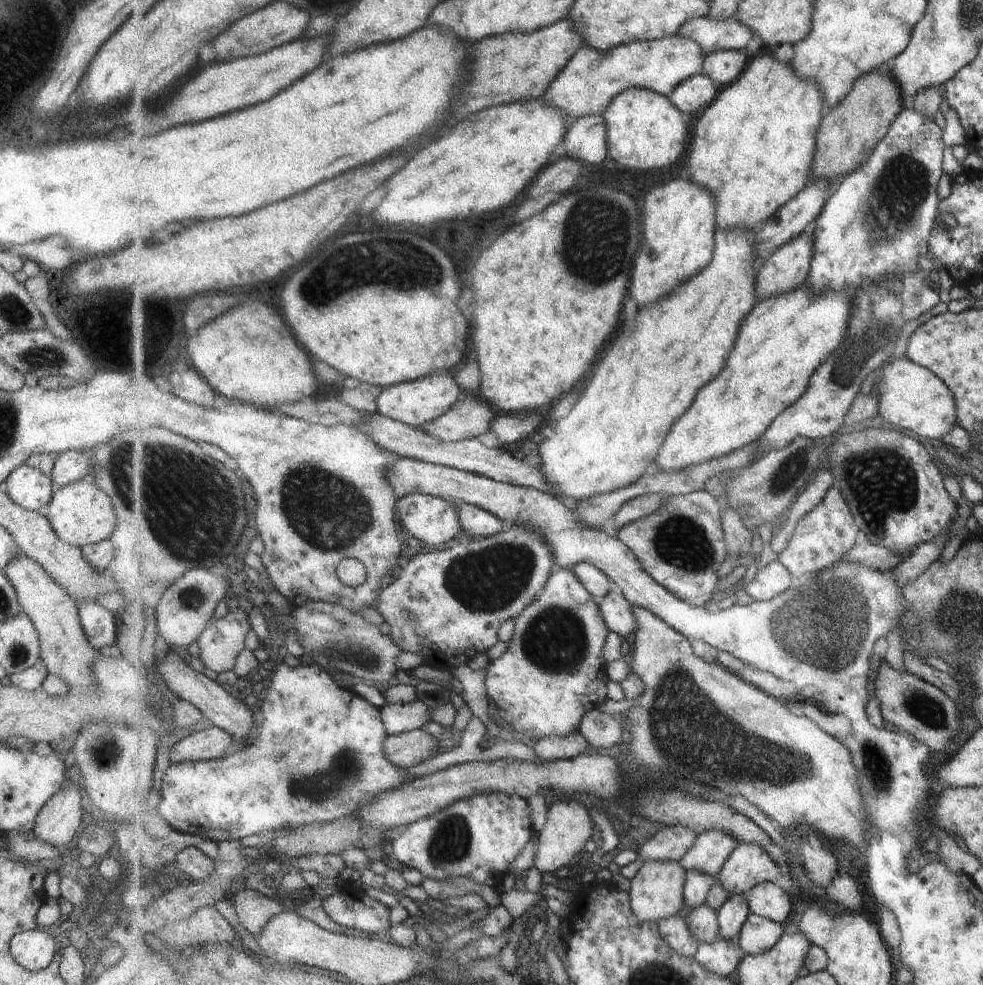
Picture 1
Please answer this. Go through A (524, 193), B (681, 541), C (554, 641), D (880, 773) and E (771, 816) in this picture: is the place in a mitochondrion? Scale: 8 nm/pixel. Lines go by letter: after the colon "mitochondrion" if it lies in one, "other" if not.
A: other
B: mitochondrion
C: mitochondrion
D: mitochondrion
E: other

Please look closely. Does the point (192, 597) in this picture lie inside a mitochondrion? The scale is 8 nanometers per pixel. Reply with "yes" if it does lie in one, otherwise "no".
yes

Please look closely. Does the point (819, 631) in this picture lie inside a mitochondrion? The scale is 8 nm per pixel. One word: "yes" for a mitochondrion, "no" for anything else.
yes

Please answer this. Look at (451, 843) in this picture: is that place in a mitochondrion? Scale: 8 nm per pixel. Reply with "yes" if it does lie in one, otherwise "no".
yes

